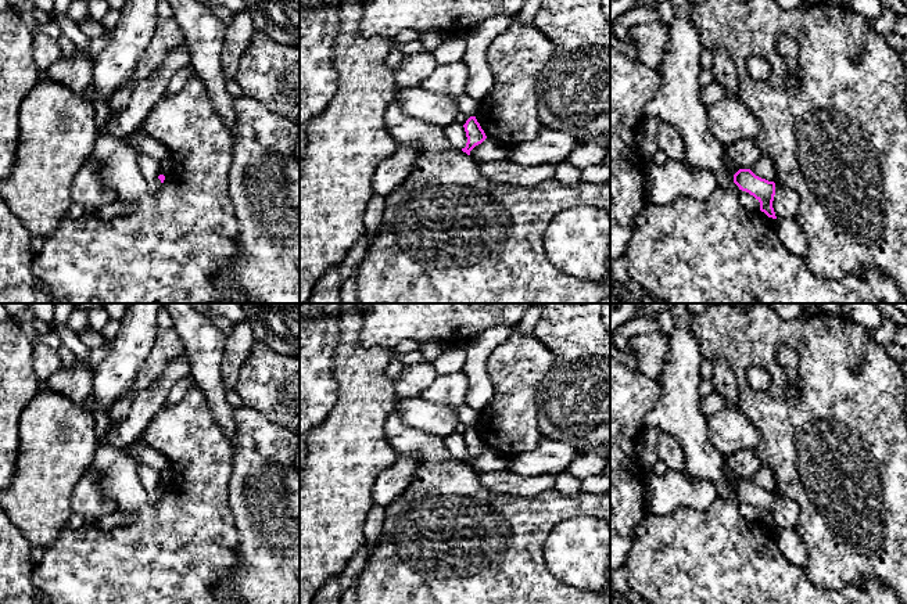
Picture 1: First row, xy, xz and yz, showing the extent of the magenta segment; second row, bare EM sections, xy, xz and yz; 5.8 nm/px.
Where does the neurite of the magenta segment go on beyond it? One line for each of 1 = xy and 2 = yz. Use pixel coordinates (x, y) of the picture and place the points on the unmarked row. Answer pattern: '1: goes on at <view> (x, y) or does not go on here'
1: does not go on here
2: does not go on here

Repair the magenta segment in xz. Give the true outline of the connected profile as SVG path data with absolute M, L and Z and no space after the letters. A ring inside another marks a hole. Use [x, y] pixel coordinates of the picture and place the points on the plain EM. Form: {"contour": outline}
{"contour": "M470 427L463 435L463 438L466 442L467 453L466 453L466 457L462 459L462 461L470 465L470 461L476 456L481 454L487 449L487 446L481 439L480 434L477 432L476 427Z"}

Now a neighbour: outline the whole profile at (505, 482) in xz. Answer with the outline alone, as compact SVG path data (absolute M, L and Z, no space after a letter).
M509 470L501 472L477 471L480 483L498 495L538 496L555 488L556 475L542 474L535 478L523 478Z

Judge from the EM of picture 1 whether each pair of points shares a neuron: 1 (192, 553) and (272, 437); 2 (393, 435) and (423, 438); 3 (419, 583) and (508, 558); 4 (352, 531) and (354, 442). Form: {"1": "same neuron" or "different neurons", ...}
{"1": "different neurons", "2": "same neuron", "3": "same neuron", "4": "same neuron"}

